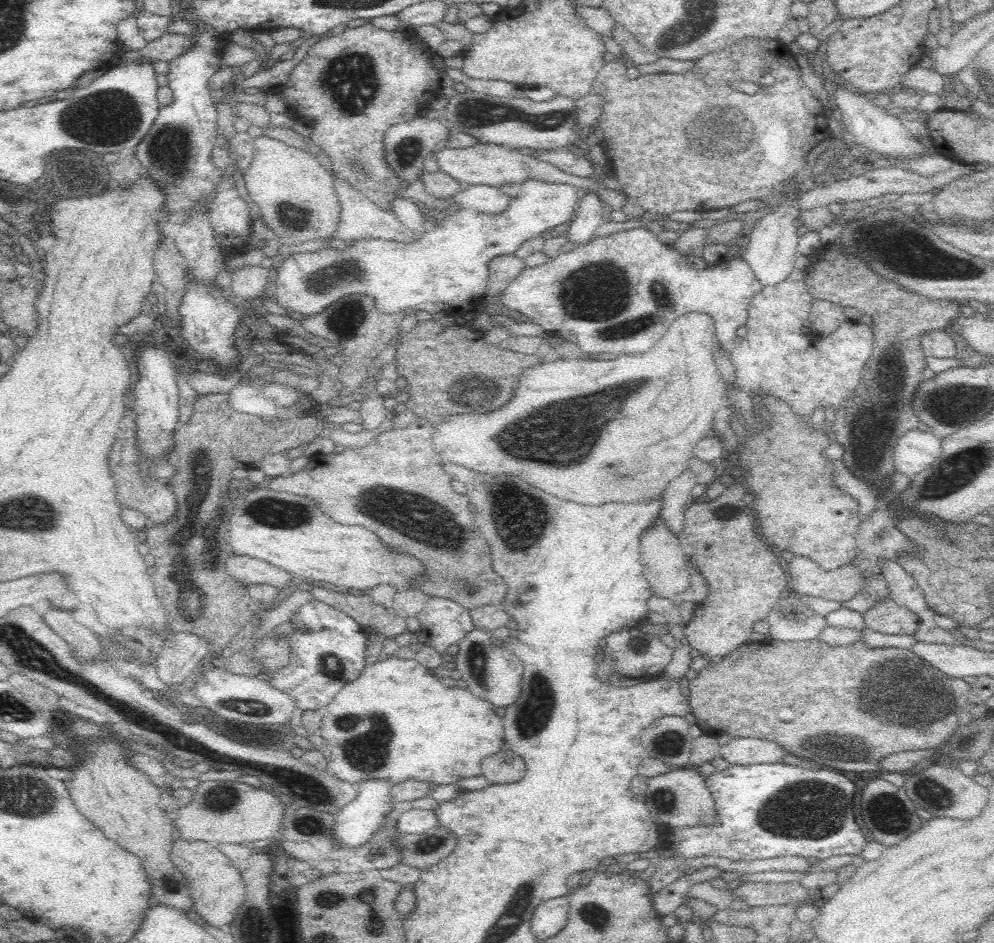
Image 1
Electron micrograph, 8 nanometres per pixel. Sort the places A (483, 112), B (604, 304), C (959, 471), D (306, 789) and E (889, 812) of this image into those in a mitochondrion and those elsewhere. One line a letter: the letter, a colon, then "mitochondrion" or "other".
A: mitochondrion
B: mitochondrion
C: mitochondrion
D: mitochondrion
E: mitochondrion

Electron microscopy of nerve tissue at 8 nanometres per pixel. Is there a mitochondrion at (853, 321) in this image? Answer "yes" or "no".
no

